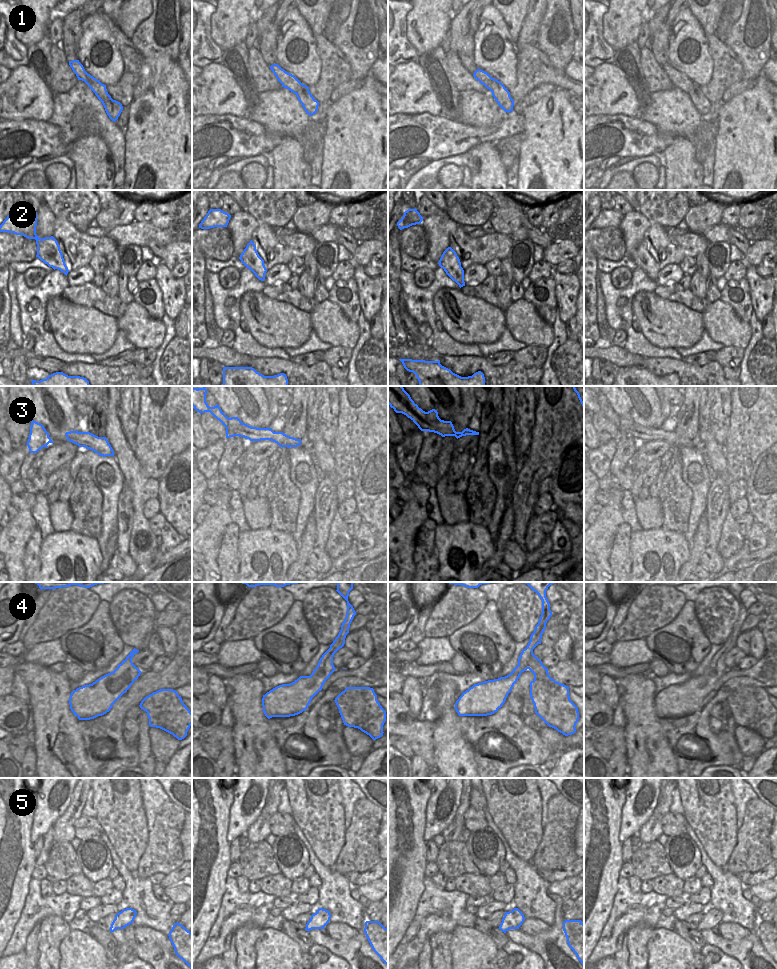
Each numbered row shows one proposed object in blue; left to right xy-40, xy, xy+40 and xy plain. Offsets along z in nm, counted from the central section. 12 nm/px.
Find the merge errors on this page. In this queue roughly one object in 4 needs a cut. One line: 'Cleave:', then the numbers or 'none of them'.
Cleave: 3, 5

